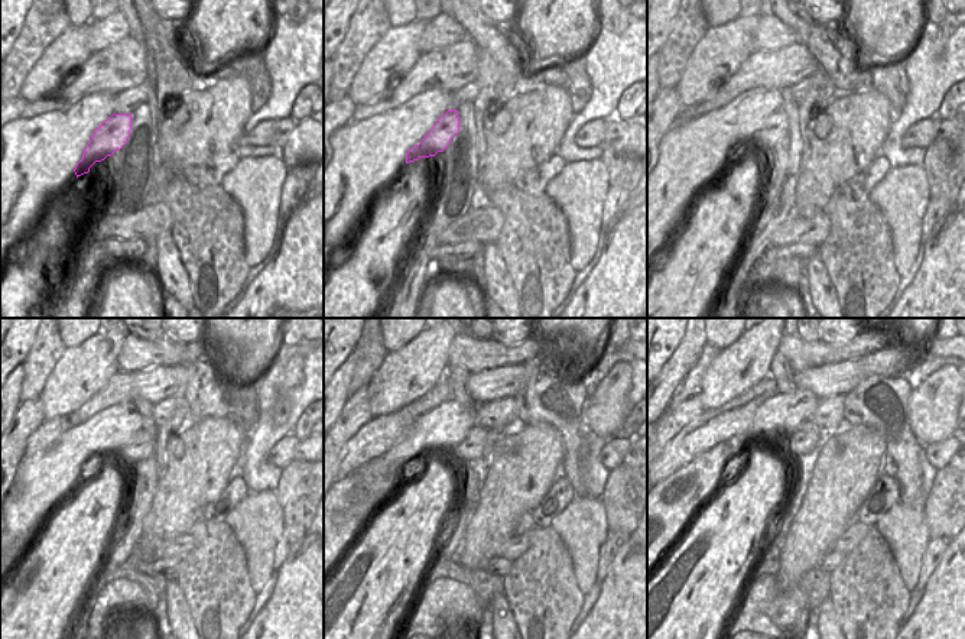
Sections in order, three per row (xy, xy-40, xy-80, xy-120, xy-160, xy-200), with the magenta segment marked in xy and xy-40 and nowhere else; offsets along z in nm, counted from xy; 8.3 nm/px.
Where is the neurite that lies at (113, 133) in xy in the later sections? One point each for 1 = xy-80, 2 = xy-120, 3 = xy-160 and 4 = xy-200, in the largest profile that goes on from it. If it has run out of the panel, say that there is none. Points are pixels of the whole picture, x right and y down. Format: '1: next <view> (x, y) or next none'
1: next xy-80 (775, 127)
2: next xy-120 (142, 445)
3: next xy-160 (471, 448)
4: next xy-200 (808, 437)

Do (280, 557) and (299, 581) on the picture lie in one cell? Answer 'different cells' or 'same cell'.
different cells

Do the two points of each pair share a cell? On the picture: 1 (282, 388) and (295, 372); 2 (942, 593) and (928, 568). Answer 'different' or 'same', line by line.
1: same
2: different

